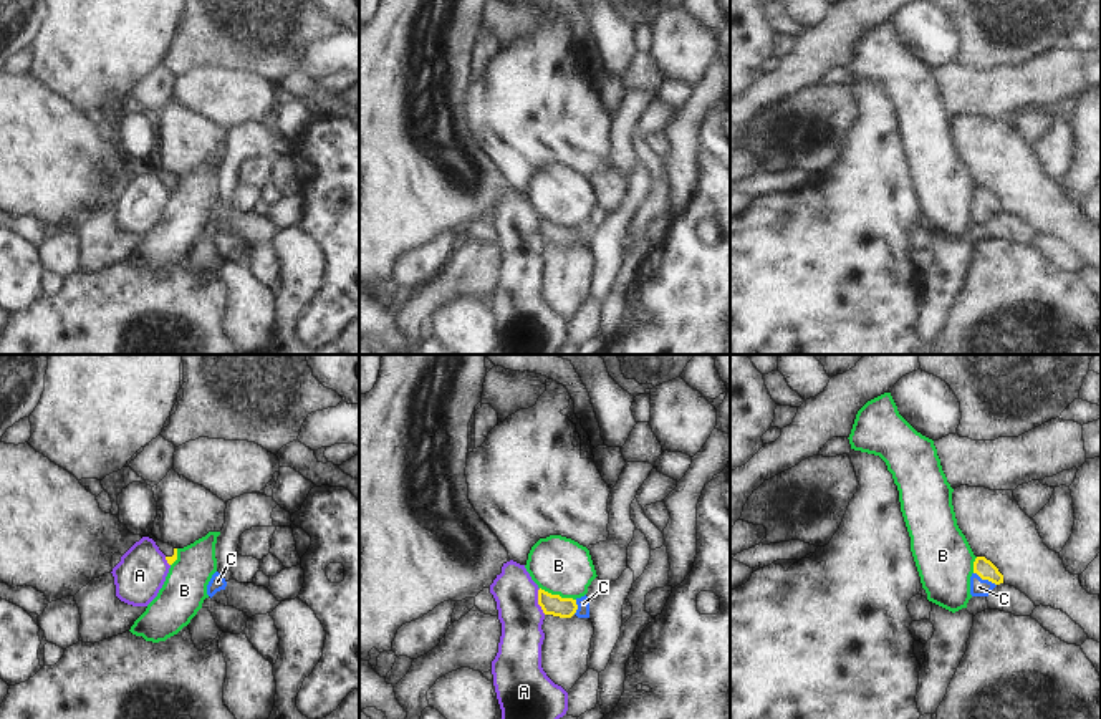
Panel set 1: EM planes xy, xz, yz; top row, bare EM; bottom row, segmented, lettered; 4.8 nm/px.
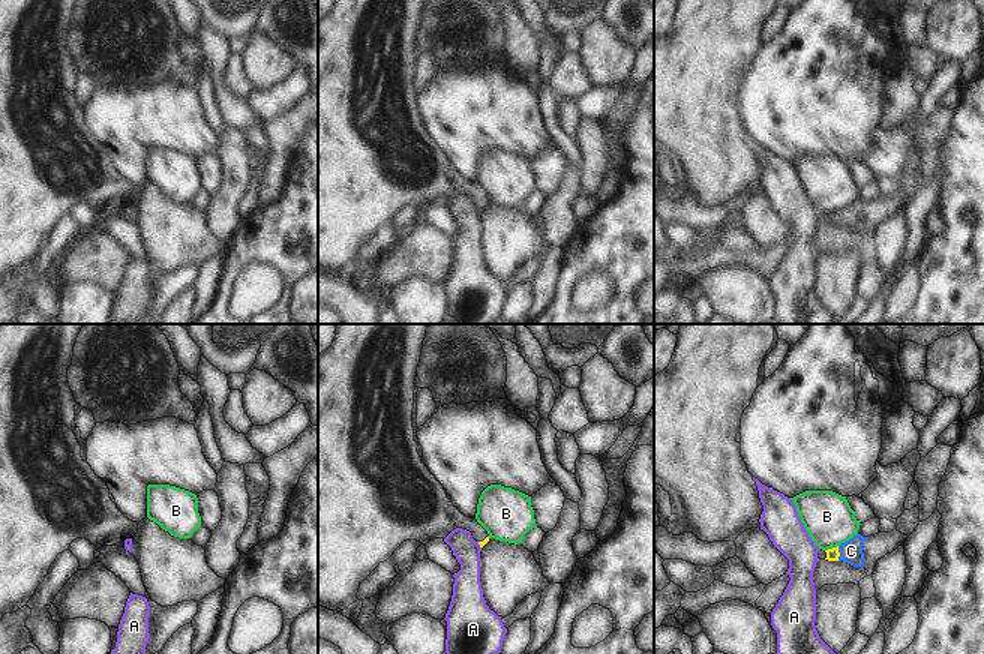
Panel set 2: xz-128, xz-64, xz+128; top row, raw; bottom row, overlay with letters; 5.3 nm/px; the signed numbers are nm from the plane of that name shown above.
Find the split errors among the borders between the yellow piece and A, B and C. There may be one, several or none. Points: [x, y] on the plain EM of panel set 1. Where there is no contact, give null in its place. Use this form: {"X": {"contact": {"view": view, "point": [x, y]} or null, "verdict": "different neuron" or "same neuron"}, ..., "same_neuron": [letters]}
{"A": {"contact": {"view": "xz", "point": [538, 231]}, "verdict": "different neuron"}, "B": {"contact": {"view": "xz", "point": [558, 224]}, "verdict": "different neuron"}, "C": {"contact": {"view": "yz", "point": [985, 207]}, "verdict": "same neuron"}, "same_neuron": ["C"]}

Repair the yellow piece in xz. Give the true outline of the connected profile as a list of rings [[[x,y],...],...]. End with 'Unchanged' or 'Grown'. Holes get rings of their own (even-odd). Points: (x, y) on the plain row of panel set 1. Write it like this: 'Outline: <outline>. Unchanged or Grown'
Outline: [[[540,217],[538,234],[541,235],[545,244],[560,247],[571,247],[573,244],[576,244],[578,247],[589,247],[589,229],[586,224],[573,229],[561,227],[560,224],[551,224]]]. Grown

